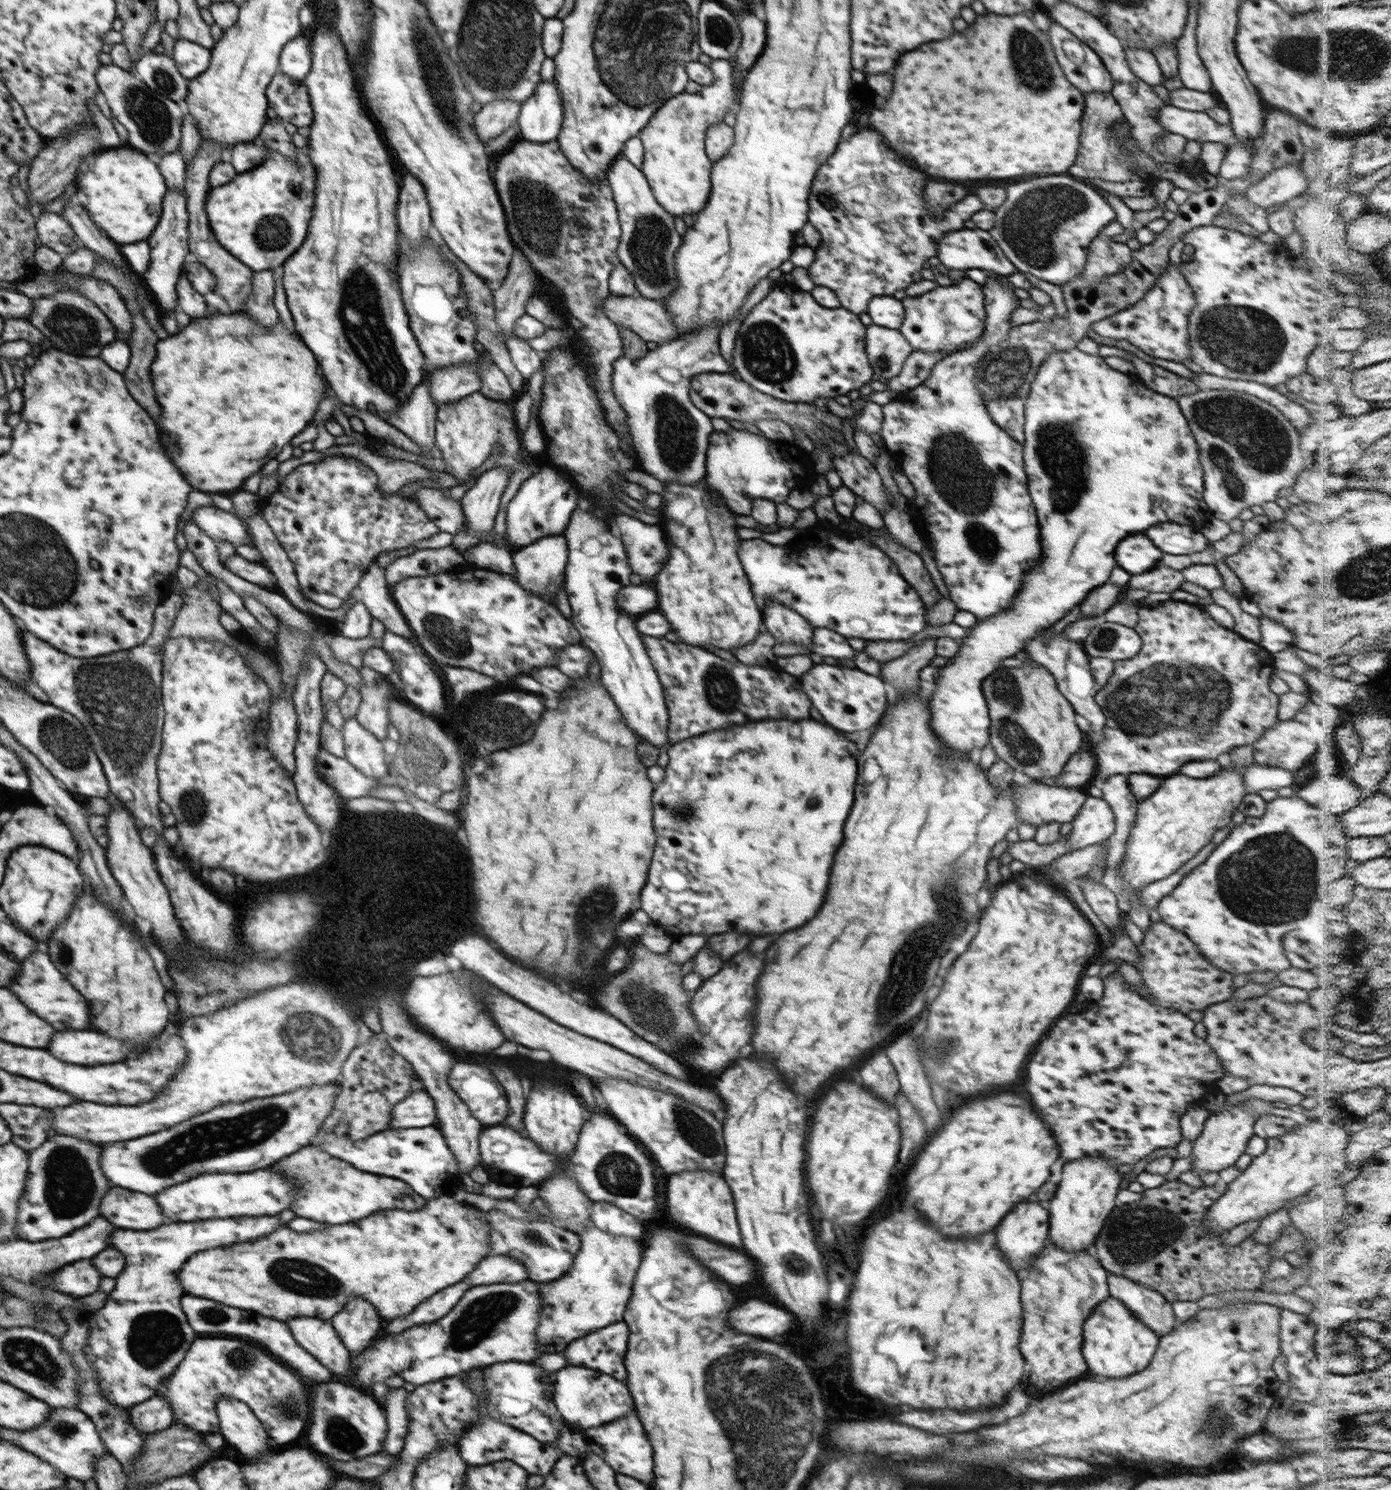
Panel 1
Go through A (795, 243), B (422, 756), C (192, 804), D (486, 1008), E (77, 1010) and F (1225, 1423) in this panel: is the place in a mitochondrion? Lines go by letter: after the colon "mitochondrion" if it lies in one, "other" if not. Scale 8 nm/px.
A: other
B: mitochondrion
C: mitochondrion
D: other
E: other
F: mitochondrion

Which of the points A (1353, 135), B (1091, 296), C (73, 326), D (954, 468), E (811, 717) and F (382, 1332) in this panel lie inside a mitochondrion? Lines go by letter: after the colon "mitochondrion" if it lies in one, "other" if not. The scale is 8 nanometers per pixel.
A: other
B: other
C: mitochondrion
D: mitochondrion
E: other
F: other

